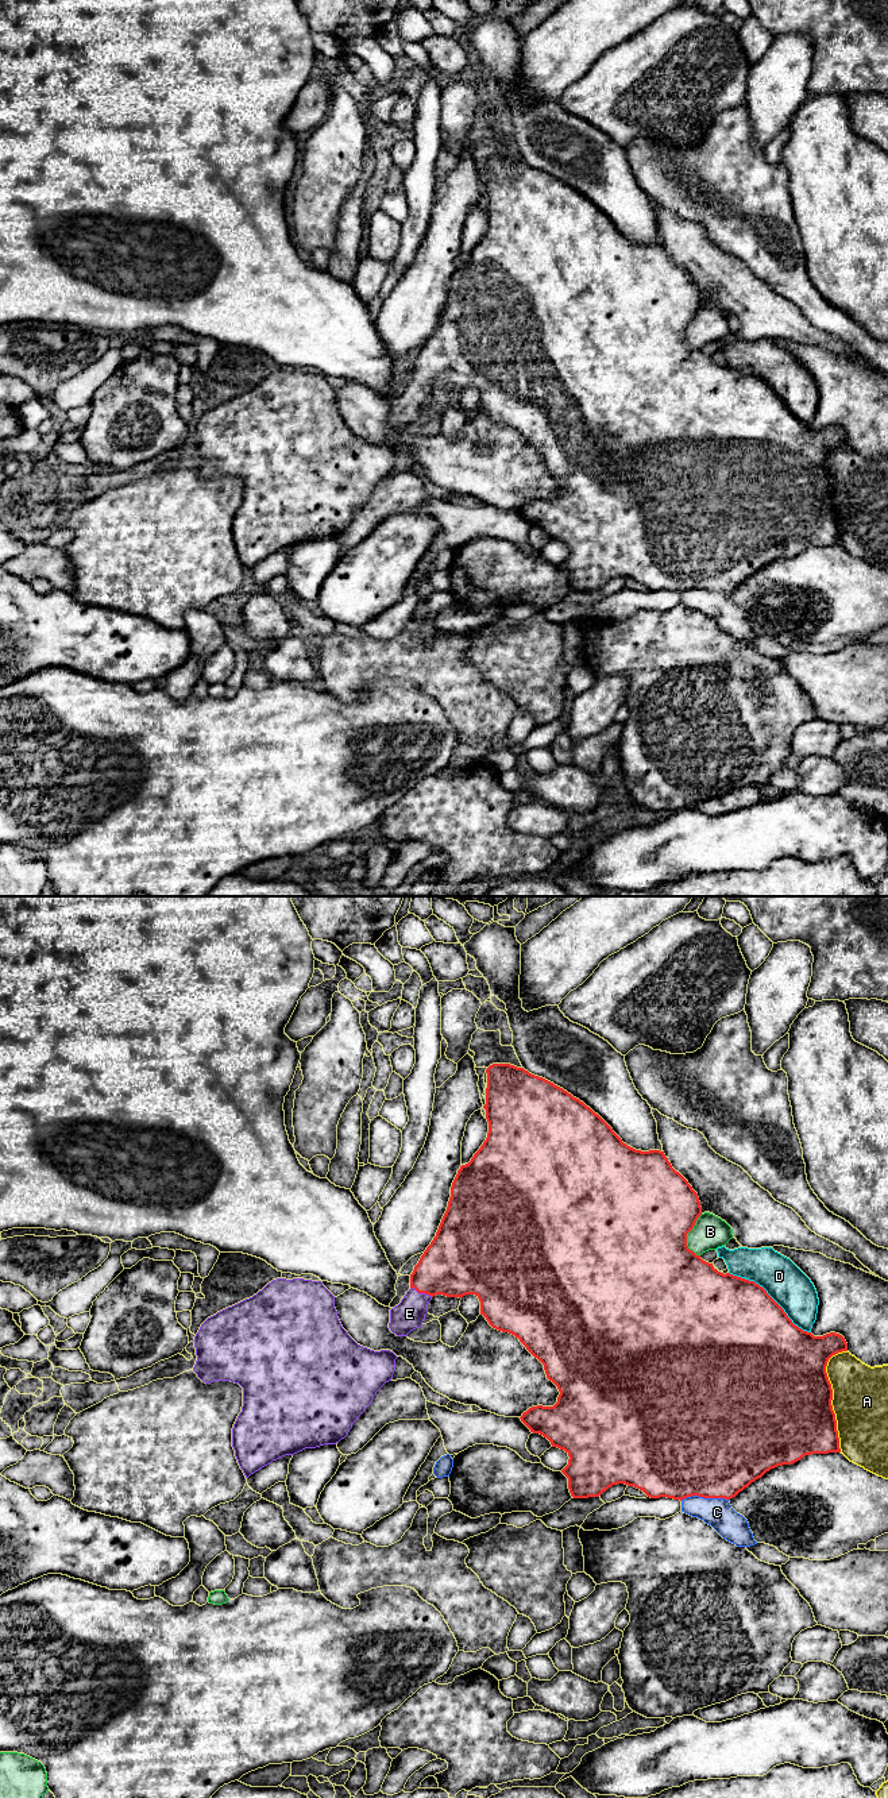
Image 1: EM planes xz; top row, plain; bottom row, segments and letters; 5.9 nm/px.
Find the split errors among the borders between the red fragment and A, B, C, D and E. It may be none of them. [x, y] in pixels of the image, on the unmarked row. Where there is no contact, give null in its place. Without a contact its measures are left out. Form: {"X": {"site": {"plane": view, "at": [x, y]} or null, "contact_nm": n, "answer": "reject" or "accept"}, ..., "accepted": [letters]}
{"A": {"site": {"plane": "xz", "at": [831, 490]}, "contact_nm": 600, "answer": "reject"}, "B": {"site": {"plane": "xz", "at": [686, 328]}, "contact_nm": 260, "answer": "reject"}, "C": {"site": {"plane": "xz", "at": [703, 590]}, "contact_nm": 280, "answer": "reject"}, "D": {"site": {"plane": "xz", "at": [771, 390]}, "contact_nm": 600, "answer": "reject"}, "E": {"site": {"plane": "xz", "at": [421, 385]}, "contact_nm": 150, "answer": "accept"}, "accepted": ["E"]}

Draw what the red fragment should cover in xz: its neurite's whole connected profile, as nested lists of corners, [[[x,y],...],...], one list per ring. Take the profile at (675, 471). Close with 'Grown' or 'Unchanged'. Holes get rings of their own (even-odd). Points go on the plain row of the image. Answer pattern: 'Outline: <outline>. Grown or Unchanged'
Outline: [[[493,157],[486,162],[486,166],[487,181],[486,197],[483,198],[483,201],[486,202],[486,212],[489,215],[487,231],[480,242],[474,247],[471,254],[466,258],[462,258],[457,263],[457,267],[451,279],[448,300],[441,312],[436,329],[426,340],[418,356],[414,359],[413,366],[410,367],[410,382],[406,385],[401,396],[390,402],[390,424],[397,429],[408,429],[410,424],[420,421],[422,418],[425,408],[428,406],[428,397],[436,387],[459,391],[466,387],[475,387],[480,394],[480,408],[486,410],[489,417],[498,424],[509,425],[518,431],[520,435],[526,440],[526,443],[544,458],[547,471],[552,474],[560,485],[557,495],[553,499],[532,499],[526,505],[524,505],[520,512],[530,522],[530,525],[543,528],[551,535],[552,540],[564,543],[568,547],[568,557],[561,563],[561,566],[568,571],[568,582],[574,591],[599,590],[613,578],[625,576],[628,579],[634,579],[642,583],[650,591],[667,590],[682,594],[687,590],[698,589],[703,591],[730,593],[745,580],[748,580],[752,575],[761,571],[771,562],[783,557],[792,557],[800,553],[803,549],[811,547],[841,545],[837,513],[831,498],[833,482],[826,466],[826,459],[833,448],[848,444],[848,436],[845,431],[835,425],[830,425],[823,429],[814,429],[811,425],[803,424],[792,416],[784,402],[767,386],[762,379],[760,379],[754,374],[749,374],[730,366],[723,367],[718,364],[713,359],[713,356],[703,354],[700,348],[696,348],[692,343],[688,342],[687,327],[694,321],[698,310],[702,308],[700,294],[698,286],[692,282],[688,274],[672,261],[664,244],[641,244],[628,239],[613,224],[613,221],[583,194],[574,190],[571,186],[555,178],[553,175],[529,166],[524,161],[517,161],[510,157]]]. Grown

